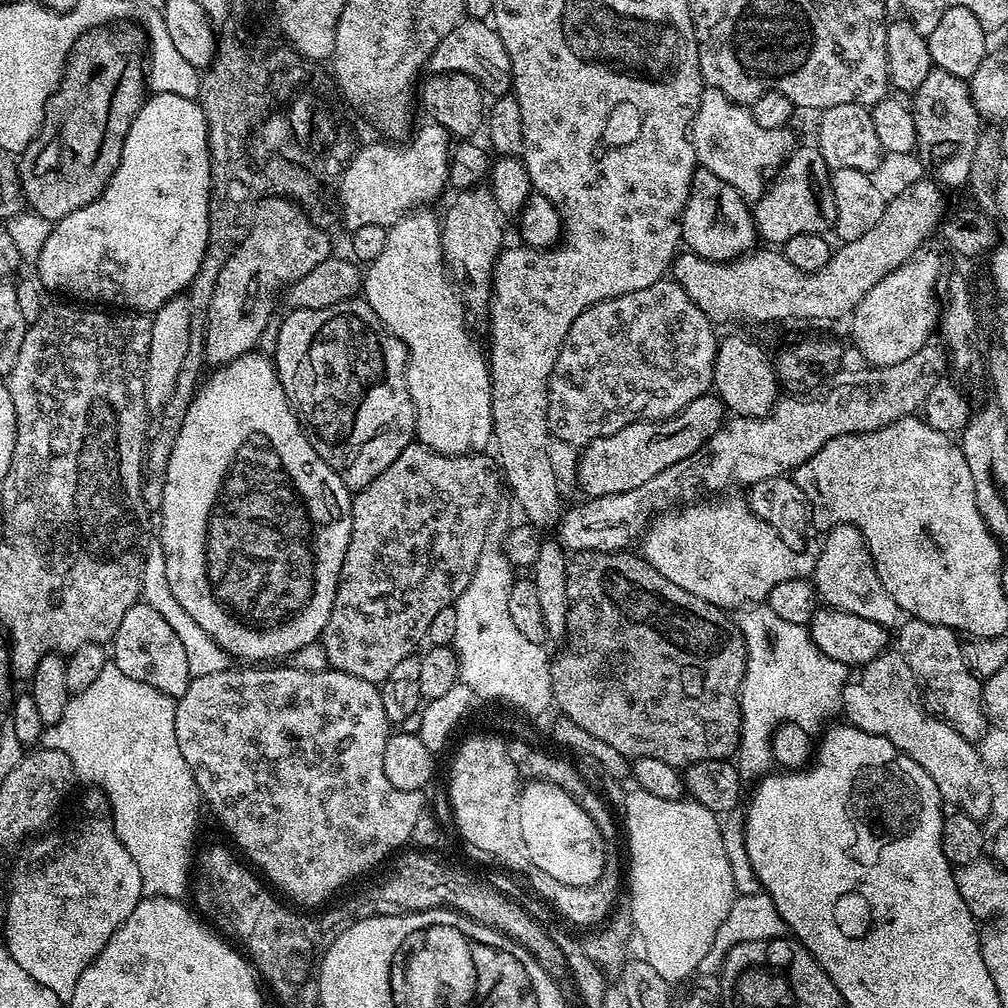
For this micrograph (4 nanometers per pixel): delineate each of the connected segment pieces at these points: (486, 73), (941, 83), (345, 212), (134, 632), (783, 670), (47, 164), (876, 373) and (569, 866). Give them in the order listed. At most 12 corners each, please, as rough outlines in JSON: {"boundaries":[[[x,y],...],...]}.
{"boundaries":[[[461,19],[438,42],[429,73],[473,76],[507,96],[512,67],[491,23]],[[933,67],[911,97],[920,152],[948,190],[982,131],[967,80]],[[450,133],[368,144],[338,177],[345,229],[388,228],[448,183]],[[148,603],[126,610],[110,656],[122,674],[186,694],[185,647]],[[767,603],[738,623],[741,777],[774,768],[774,730],[819,733],[850,668]],[[139,27],[76,39],[19,153],[49,222],[90,206],[146,99]],[[949,353],[841,370],[696,453],[720,494],[791,473],[822,446],[923,409]],[[544,780],[520,790],[523,841],[542,874],[588,888],[600,824]]]}

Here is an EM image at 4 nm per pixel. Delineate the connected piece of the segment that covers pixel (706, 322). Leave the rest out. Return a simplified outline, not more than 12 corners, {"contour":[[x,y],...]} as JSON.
{"contour":[[671,278],[590,306],[548,379],[578,450],[712,388],[713,321]]}

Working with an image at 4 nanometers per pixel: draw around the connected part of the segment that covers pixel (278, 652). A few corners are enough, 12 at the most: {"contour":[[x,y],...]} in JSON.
{"contour":[[276,365],[175,434],[166,579],[230,657],[323,637],[353,493]]}

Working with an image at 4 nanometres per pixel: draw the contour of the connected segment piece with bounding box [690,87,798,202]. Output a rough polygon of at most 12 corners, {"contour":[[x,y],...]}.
{"contour":[[705,87],[690,135],[699,167],[755,202],[798,147]]}

